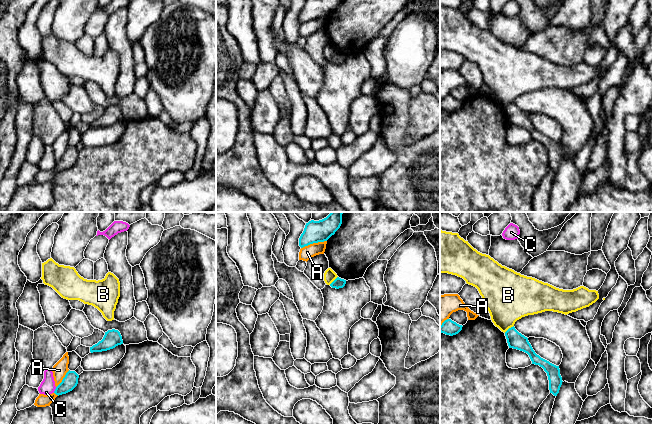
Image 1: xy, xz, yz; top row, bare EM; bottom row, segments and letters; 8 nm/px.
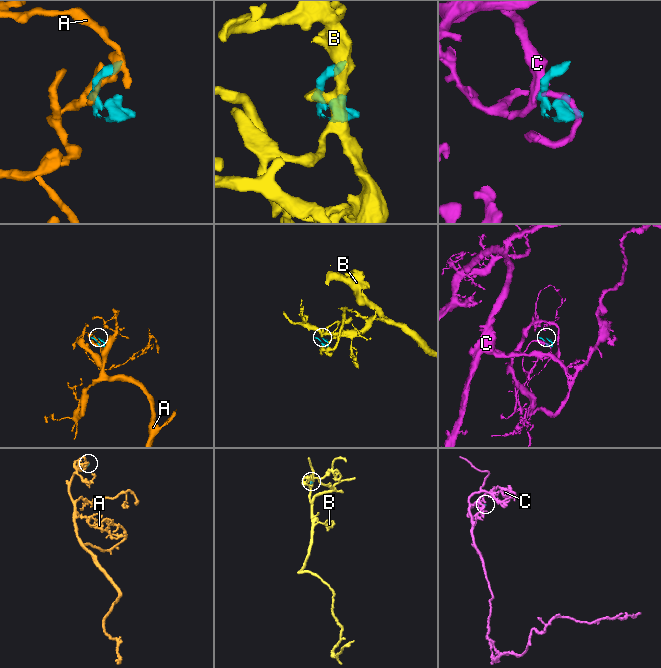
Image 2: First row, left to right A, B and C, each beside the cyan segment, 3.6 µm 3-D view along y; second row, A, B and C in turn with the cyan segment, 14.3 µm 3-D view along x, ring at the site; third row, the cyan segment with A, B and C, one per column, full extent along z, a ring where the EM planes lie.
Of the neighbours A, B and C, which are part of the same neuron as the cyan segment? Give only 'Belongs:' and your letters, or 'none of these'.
Belongs: none of these

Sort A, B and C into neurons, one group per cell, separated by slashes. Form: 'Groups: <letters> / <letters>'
Groups: A / B / C

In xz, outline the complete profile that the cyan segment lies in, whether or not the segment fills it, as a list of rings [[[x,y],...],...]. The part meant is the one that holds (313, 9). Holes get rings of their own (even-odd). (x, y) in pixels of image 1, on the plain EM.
[[[306,0],[299,14],[301,24],[313,19],[327,17],[340,4],[341,0]]]

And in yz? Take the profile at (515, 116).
[[[514,102],[505,108],[505,112],[509,124],[527,129],[532,137],[532,140],[539,141],[544,145],[548,152],[550,169],[557,172],[563,158],[559,142],[556,142],[537,131],[529,119],[528,114],[519,109]]]

